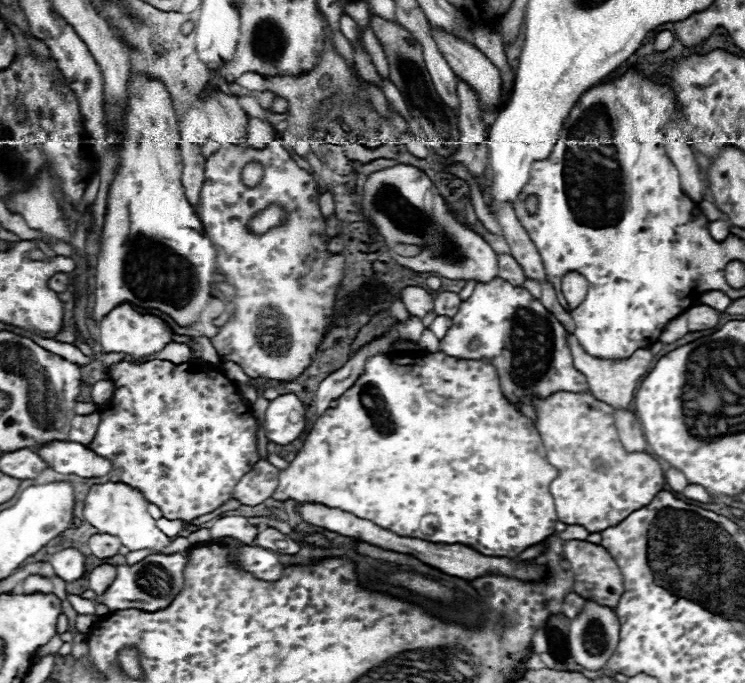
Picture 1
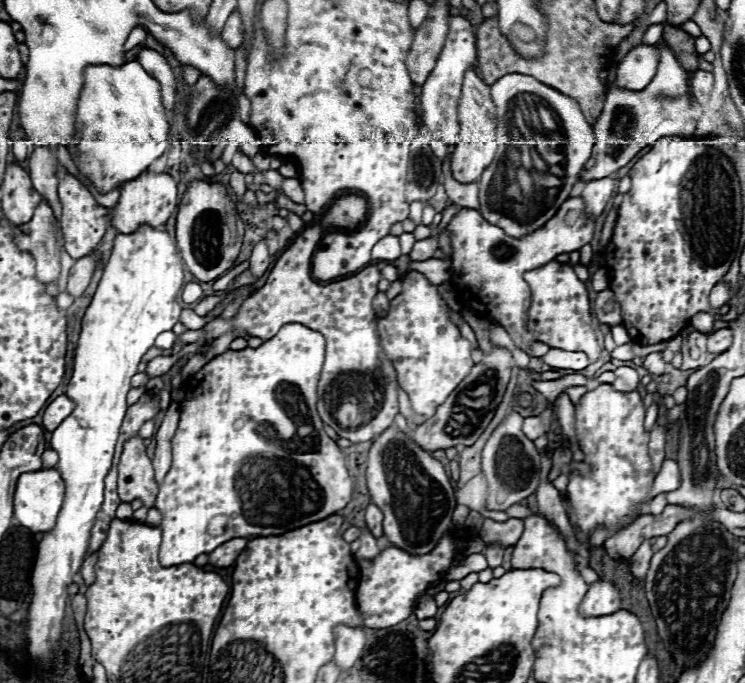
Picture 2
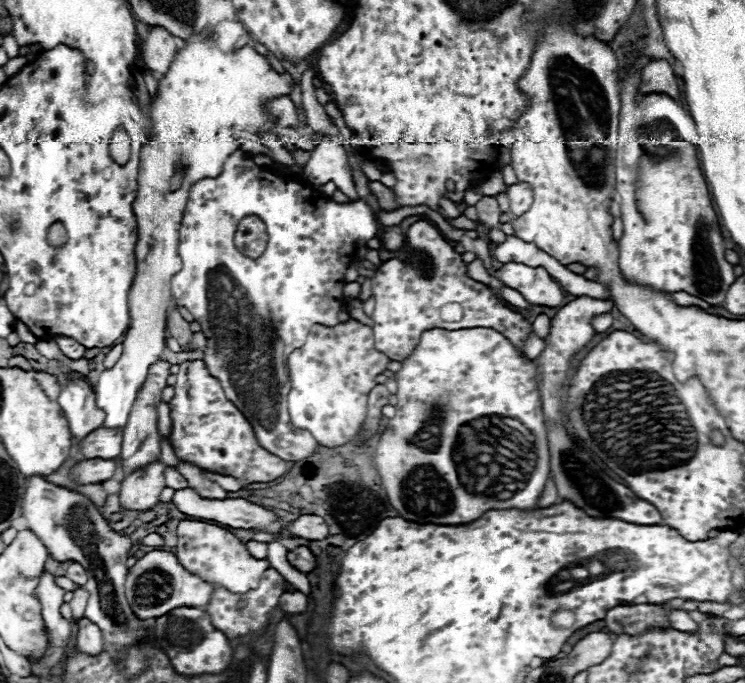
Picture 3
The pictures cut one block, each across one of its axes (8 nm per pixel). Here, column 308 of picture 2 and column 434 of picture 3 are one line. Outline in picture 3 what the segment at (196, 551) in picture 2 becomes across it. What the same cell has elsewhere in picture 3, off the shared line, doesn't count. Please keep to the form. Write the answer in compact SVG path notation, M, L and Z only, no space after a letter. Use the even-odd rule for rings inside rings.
M462 328L462 330L426 330L420 338L418 348L414 354L402 362L402 370L396 372L398 376L398 404L396 404L396 416L388 420L388 428L382 432L378 448L376 448L376 468L382 478L382 486L386 490L386 496L390 504L398 510L398 514L404 520L416 522L416 524L442 524L442 526L454 526L454 524L468 524L478 520L488 510L504 510L504 508L518 508L518 510L532 510L536 508L536 498L544 490L544 484L550 474L550 456L548 456L548 438L546 438L546 426L544 416L540 408L540 398L536 390L534 380L534 364L526 358L522 358L516 348L496 330L492 328Z

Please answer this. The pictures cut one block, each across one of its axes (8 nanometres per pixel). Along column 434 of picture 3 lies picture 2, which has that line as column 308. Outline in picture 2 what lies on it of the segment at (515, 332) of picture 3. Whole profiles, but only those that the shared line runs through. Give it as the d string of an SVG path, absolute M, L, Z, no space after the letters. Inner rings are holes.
M344 196L344 198L336 200L332 204L332 208L318 220L318 224L308 226L308 228L304 228L304 232L300 232L300 236L294 240L294 244L278 258L278 262L270 270L266 284L262 288L254 290L254 294L250 294L242 302L242 306L234 318L228 318L228 320L214 318L212 322L208 322L200 330L186 330L186 332L178 334L174 344L178 344L178 342L194 344L202 338L214 340L214 338L220 338L232 330L240 330L248 336L258 336L262 340L270 340L286 322L300 322L300 324L308 326L310 330L320 332L326 338L326 360L324 360L322 376L318 382L318 414L320 414L322 422L328 424L330 428L334 428L340 438L348 438L352 444L374 440L378 434L382 434L382 430L386 430L394 424L394 418L398 414L396 370L394 370L390 358L386 358L386 354L382 354L380 338L378 338L378 318L374 316L374 308L372 308L372 300L378 294L378 282L382 280L382 272L378 270L376 265L368 265L350 278L324 284L324 282L316 280L312 276L312 270L310 270L312 254L318 246L318 230L341 229L341 227L344 231L355 230L358 224L362 224L364 220L366 220L364 198Z

